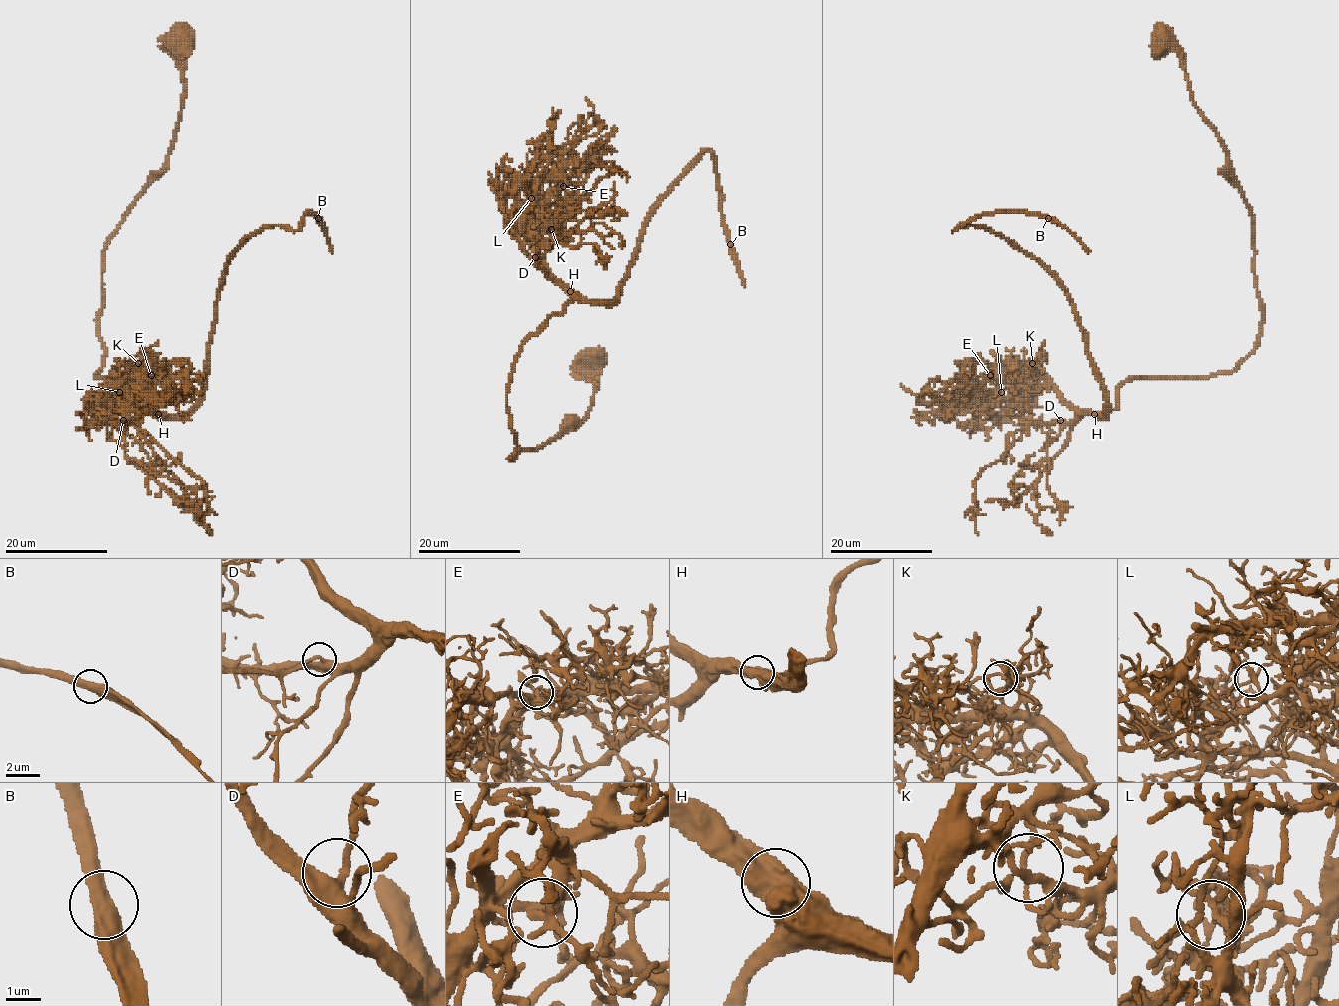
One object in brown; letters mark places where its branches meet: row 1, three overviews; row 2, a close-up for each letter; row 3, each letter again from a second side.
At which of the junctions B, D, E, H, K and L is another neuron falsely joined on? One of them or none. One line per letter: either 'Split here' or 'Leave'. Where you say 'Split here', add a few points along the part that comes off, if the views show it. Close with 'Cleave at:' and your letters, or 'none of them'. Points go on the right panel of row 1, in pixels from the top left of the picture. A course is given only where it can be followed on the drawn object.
B: Leave
D: Leave
E: Leave
H: Leave
K: Leave
L: Leave
Cleave at: none of them

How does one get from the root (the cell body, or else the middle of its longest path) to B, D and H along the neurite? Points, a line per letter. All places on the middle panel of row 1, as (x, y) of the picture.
B: (597, 357), (584, 419), (511, 459), (520, 346), (569, 303), (620, 293), (650, 212), (704, 151), (730, 244)
D: (597, 357), (602, 364), (584, 419), (511, 459), (516, 435), (507, 385), (513, 360), (570, 298), (535, 257)
H: (597, 357), (602, 364), (584, 419), (511, 459), (516, 435), (507, 385), (513, 360), (563, 309), (570, 291)

